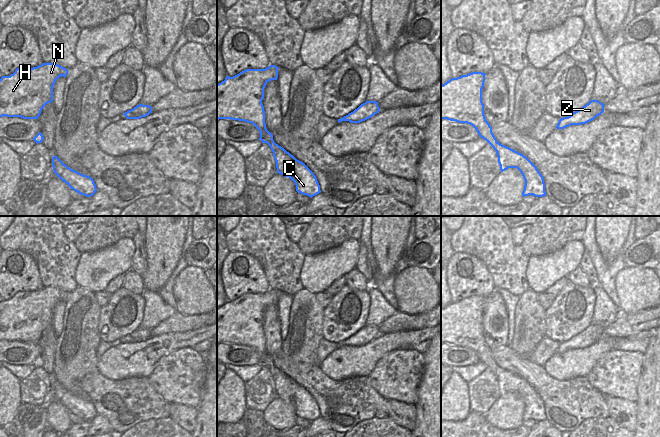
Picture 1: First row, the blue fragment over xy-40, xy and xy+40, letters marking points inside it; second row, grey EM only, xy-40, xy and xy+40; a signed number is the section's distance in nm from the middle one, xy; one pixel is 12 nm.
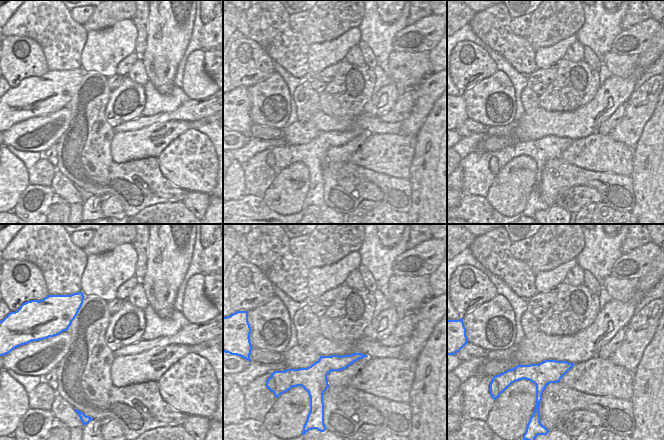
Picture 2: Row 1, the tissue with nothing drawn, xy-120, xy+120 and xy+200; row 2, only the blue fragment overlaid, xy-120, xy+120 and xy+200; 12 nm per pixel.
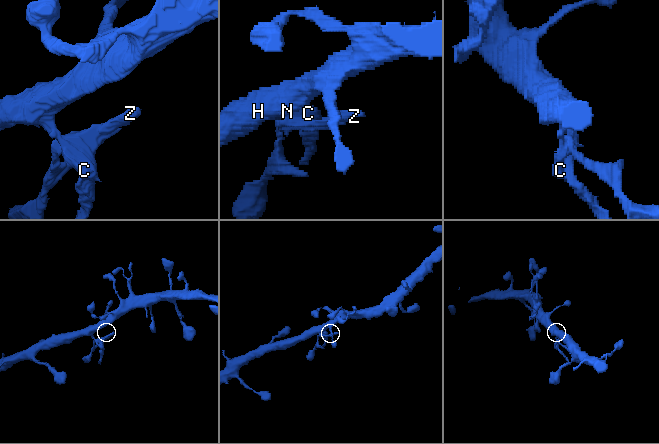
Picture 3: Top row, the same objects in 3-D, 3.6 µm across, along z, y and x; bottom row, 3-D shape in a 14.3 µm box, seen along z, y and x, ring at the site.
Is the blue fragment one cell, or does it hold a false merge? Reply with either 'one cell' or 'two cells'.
two cells

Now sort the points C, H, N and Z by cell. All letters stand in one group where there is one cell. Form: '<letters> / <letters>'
C Z / H N

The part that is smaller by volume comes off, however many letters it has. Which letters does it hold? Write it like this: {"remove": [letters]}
{"remove": ["C", "Z"]}

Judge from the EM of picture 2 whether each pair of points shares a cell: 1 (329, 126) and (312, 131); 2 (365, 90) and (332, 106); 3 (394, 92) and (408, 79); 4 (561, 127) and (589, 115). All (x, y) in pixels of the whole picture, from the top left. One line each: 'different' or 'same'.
1: different
2: same
3: different
4: same

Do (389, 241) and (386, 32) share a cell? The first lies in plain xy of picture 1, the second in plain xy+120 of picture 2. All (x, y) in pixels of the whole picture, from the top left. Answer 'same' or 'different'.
different

